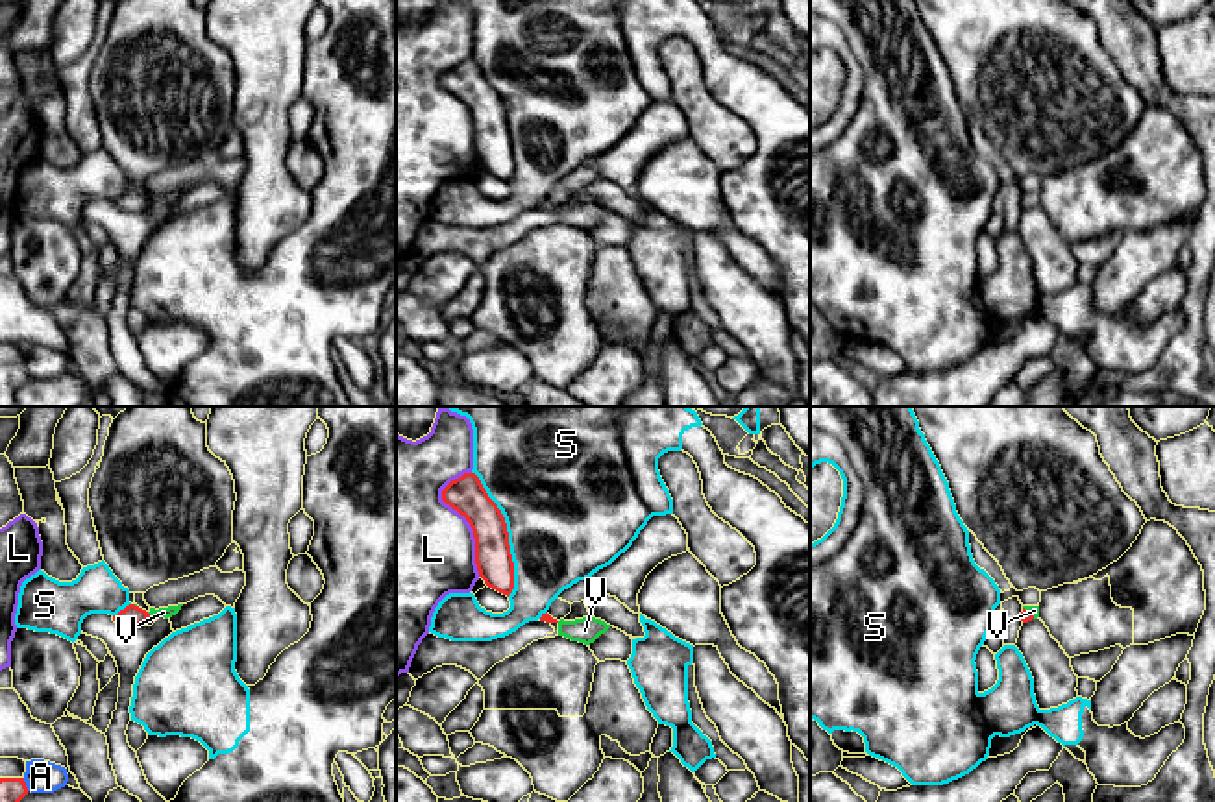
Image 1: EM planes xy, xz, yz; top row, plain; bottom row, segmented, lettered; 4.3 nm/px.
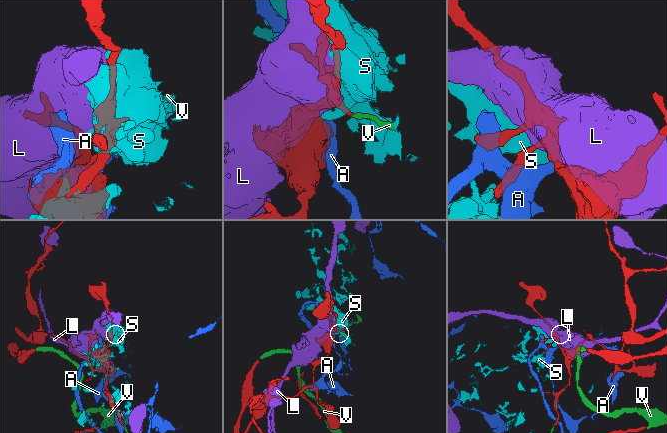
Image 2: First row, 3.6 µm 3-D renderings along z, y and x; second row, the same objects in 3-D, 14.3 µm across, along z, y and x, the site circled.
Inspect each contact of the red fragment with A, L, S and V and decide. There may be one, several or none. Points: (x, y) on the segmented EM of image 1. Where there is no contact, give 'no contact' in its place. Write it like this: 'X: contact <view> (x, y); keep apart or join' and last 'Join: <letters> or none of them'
A: contact xy (24, 784); keep apart
L: contact xz (466, 520); keep apart
S: contact xz (507, 534); keep apart
V: contact yz (1030, 612); join
Join: V

